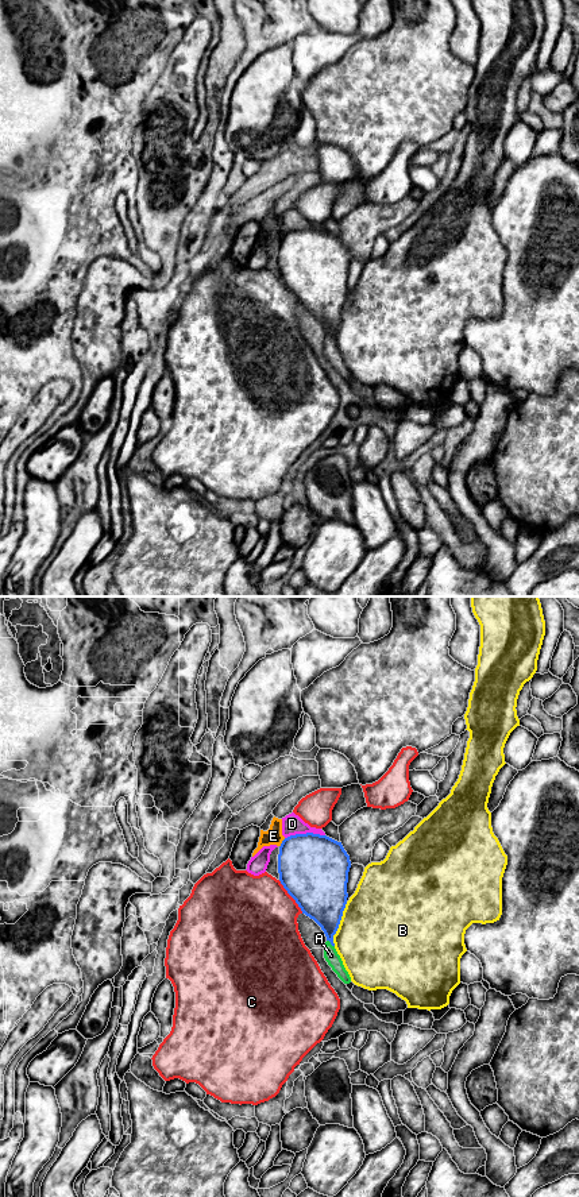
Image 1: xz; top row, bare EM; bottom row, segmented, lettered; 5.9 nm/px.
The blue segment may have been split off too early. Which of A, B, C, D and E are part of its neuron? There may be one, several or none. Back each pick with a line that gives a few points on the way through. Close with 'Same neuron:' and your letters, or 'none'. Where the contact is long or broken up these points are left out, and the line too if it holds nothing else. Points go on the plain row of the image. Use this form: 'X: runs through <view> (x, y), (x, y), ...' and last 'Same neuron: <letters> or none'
A: runs through xz (324, 298), (329, 317), (331, 339), (331, 351)
Same neuron: A

